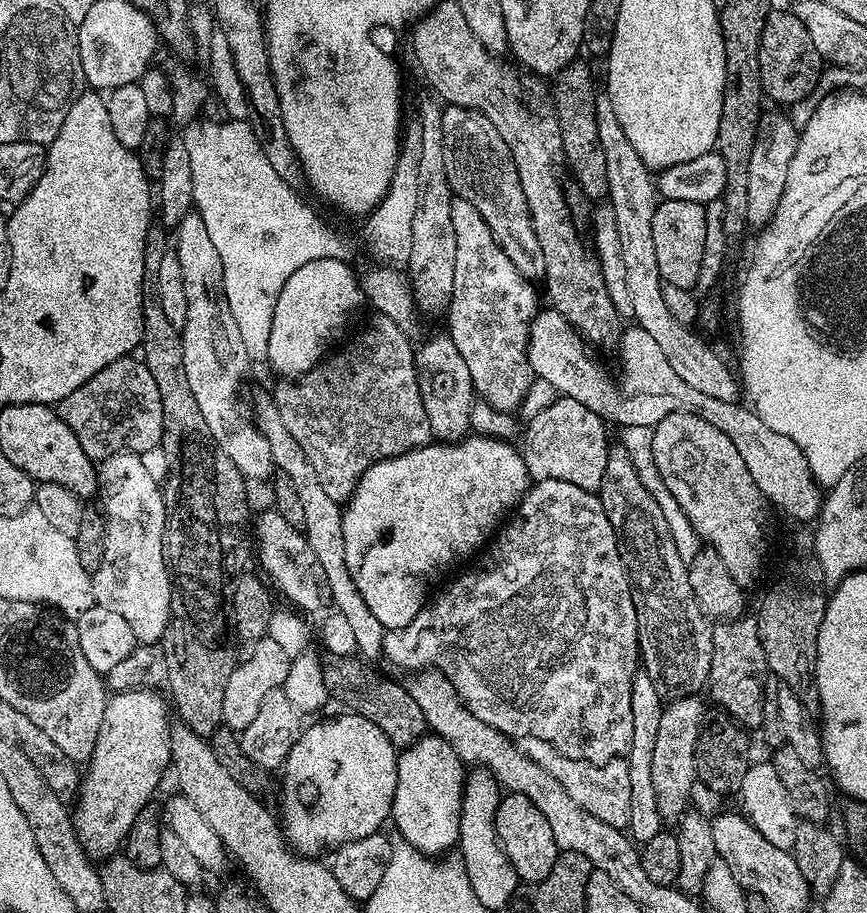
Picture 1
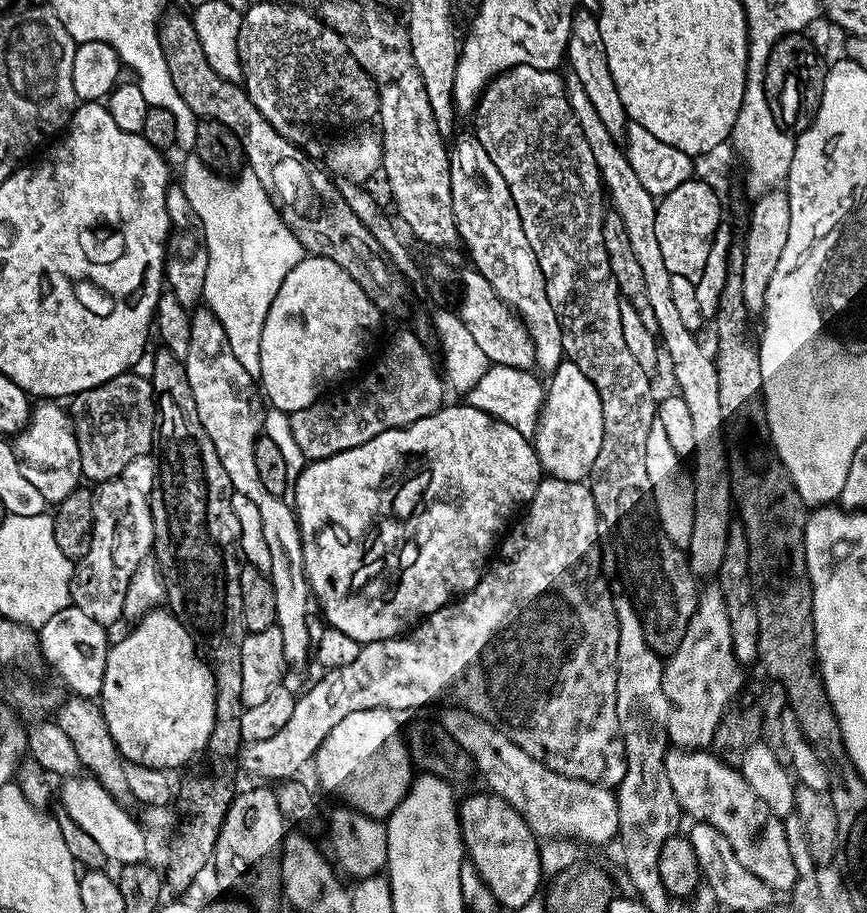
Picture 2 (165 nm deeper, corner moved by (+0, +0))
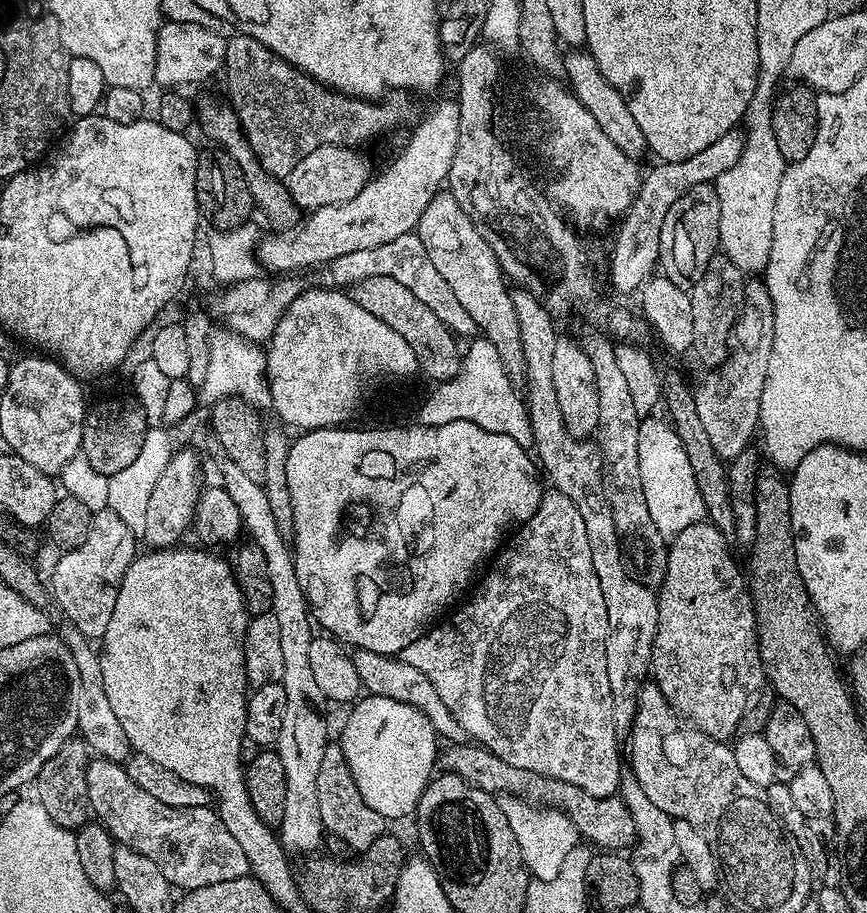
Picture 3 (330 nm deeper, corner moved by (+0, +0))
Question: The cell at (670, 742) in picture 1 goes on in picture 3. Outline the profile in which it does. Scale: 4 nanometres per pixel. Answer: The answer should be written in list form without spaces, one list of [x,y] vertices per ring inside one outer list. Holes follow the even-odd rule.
[[[710,522],[686,526],[682,534],[671,537],[666,574],[656,601],[658,630],[654,634],[650,669],[656,687],[677,714],[710,738],[725,742],[737,735],[742,714],[746,714],[748,705],[760,695],[766,684],[750,584],[741,565],[740,568],[736,565],[728,542],[730,544],[729,537]]]

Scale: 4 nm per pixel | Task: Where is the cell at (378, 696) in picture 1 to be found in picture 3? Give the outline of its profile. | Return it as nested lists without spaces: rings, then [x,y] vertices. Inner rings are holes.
[[[452,742],[447,747],[448,749],[445,752],[443,749],[438,756],[439,767],[445,773],[462,778],[478,790],[517,796],[519,800],[527,800],[533,806],[558,808],[571,818],[581,837],[597,849],[628,850],[635,845],[634,818],[630,818],[630,810],[619,795],[586,794],[586,790],[578,786],[570,786],[570,782],[562,782],[558,778],[546,778],[542,774],[534,774],[534,770],[518,770],[518,766],[510,766],[510,762],[502,762],[498,754],[475,742]]]

